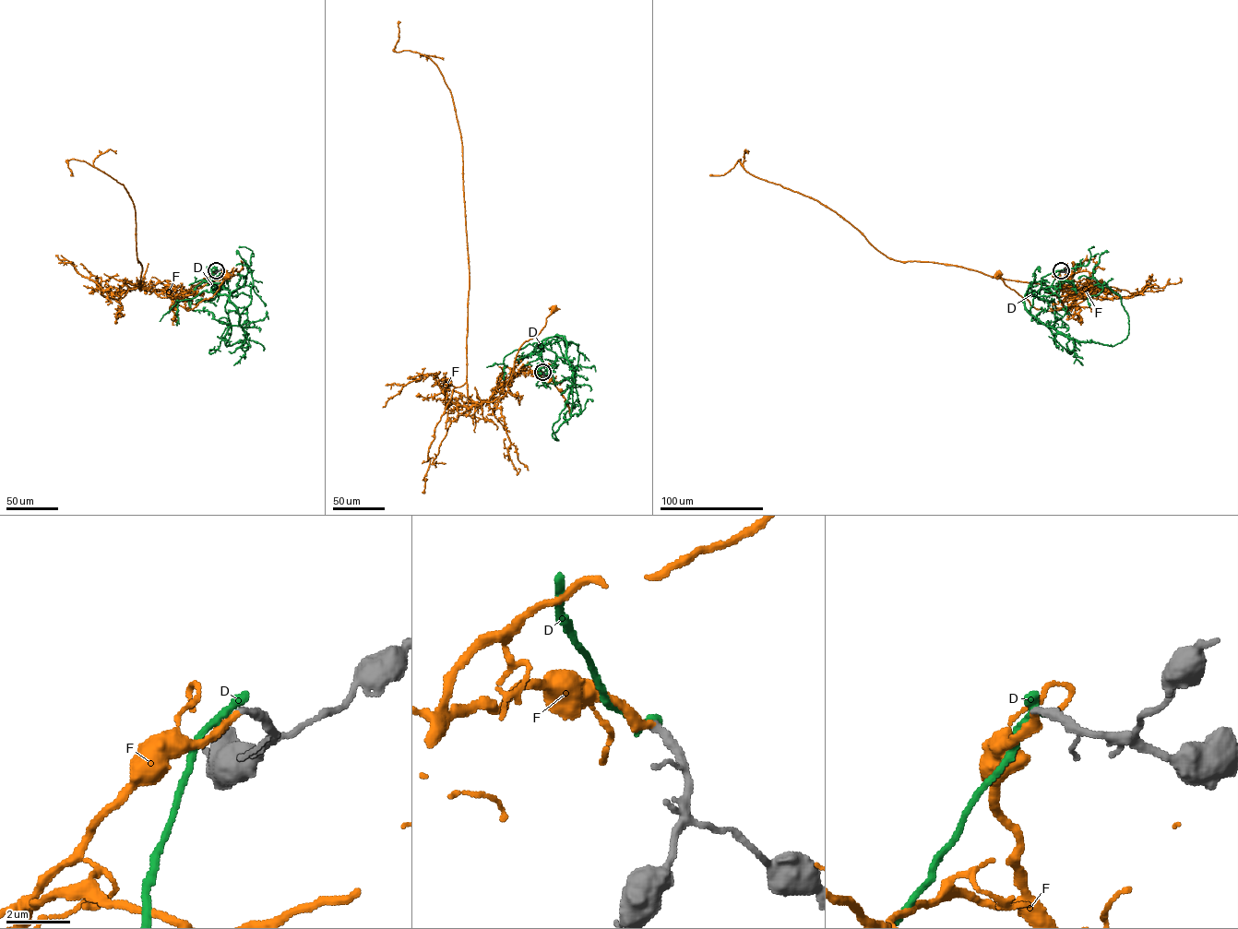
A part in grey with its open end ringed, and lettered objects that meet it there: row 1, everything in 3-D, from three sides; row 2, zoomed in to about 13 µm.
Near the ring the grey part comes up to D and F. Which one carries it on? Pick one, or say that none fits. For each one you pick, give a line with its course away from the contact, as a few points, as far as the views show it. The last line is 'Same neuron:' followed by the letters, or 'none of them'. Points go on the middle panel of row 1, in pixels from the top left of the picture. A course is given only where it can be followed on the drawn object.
F: Its course: (543, 372), (523, 370), (503, 383), (486, 401), (499, 396), (510, 377), (519, 348), (540, 332), (553, 308)
Same neuron: F

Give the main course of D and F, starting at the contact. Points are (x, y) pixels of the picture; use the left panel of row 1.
D: (216, 270), (215, 293), (228, 296), (245, 332), (232, 345), (225, 305), (248, 271), (238, 252)
F: (216, 270), (190, 291), (159, 295), (169, 297), (188, 310), (211, 297), (227, 276)

